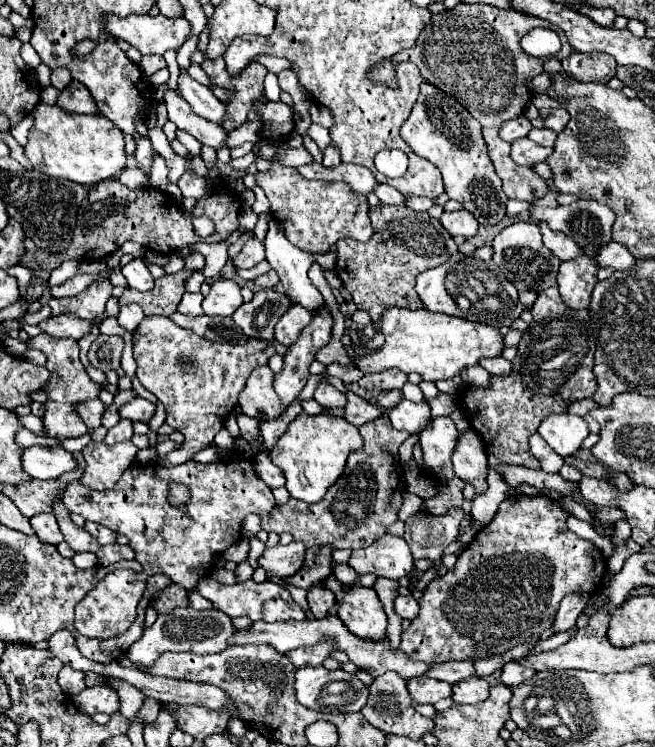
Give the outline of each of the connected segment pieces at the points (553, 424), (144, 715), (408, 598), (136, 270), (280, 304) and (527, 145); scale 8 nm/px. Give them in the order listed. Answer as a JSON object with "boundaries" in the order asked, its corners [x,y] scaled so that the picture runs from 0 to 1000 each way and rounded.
{"boundaries":[[[[856,553],[856,556],[838,556],[826,572],[823,582],[856,609],[872,612],[890,593],[890,588],[899,582],[899,574],[893,564],[881,556]]],[[[221,933],[218,944],[215,944],[215,954],[209,954],[209,960],[215,960],[218,971],[227,971],[227,965],[240,963],[240,938],[234,938],[234,933]]],[[[606,797],[603,799],[603,818],[615,826],[615,829],[634,829],[640,821],[640,810],[634,805],[631,797]]],[[[212,344],[212,347],[200,347],[194,355],[188,355],[185,365],[191,368],[194,373],[194,382],[200,387],[209,387],[209,390],[227,390],[234,387],[234,371],[221,355],[221,349]]],[[[398,387],[380,406],[371,406],[356,419],[356,430],[377,451],[411,456],[417,454],[420,432],[444,408],[447,400],[435,398],[429,387]]],[[[805,183],[789,186],[789,189],[780,191],[780,213],[789,221],[798,221],[798,224],[808,224],[808,221],[817,221],[817,218],[832,216],[838,210],[838,205],[844,205],[844,199],[826,197],[826,194],[814,191]]]]}

